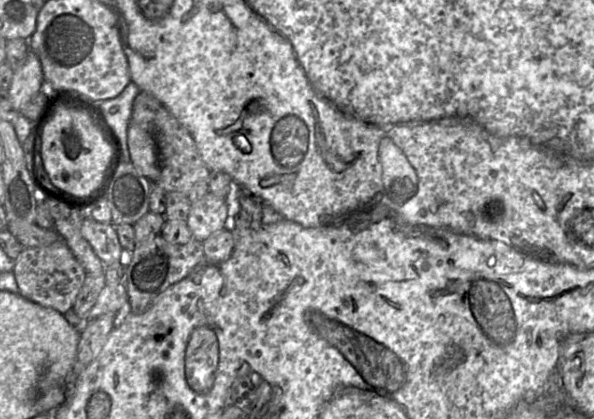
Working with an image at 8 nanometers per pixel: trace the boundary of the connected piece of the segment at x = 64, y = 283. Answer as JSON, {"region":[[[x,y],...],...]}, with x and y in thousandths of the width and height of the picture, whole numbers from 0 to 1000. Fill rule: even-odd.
{"region":[[[103,566],[76,589],[40,592],[25,621],[22,652],[35,706],[106,752],[123,735],[145,663],[141,640]]]}

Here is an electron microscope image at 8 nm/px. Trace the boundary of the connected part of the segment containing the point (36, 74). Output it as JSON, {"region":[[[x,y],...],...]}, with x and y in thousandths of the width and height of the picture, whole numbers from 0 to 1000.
{"region":[[[49,117],[40,153],[24,169],[13,212],[20,263],[32,270],[52,232],[67,217],[72,193],[69,148],[64,134]]]}

